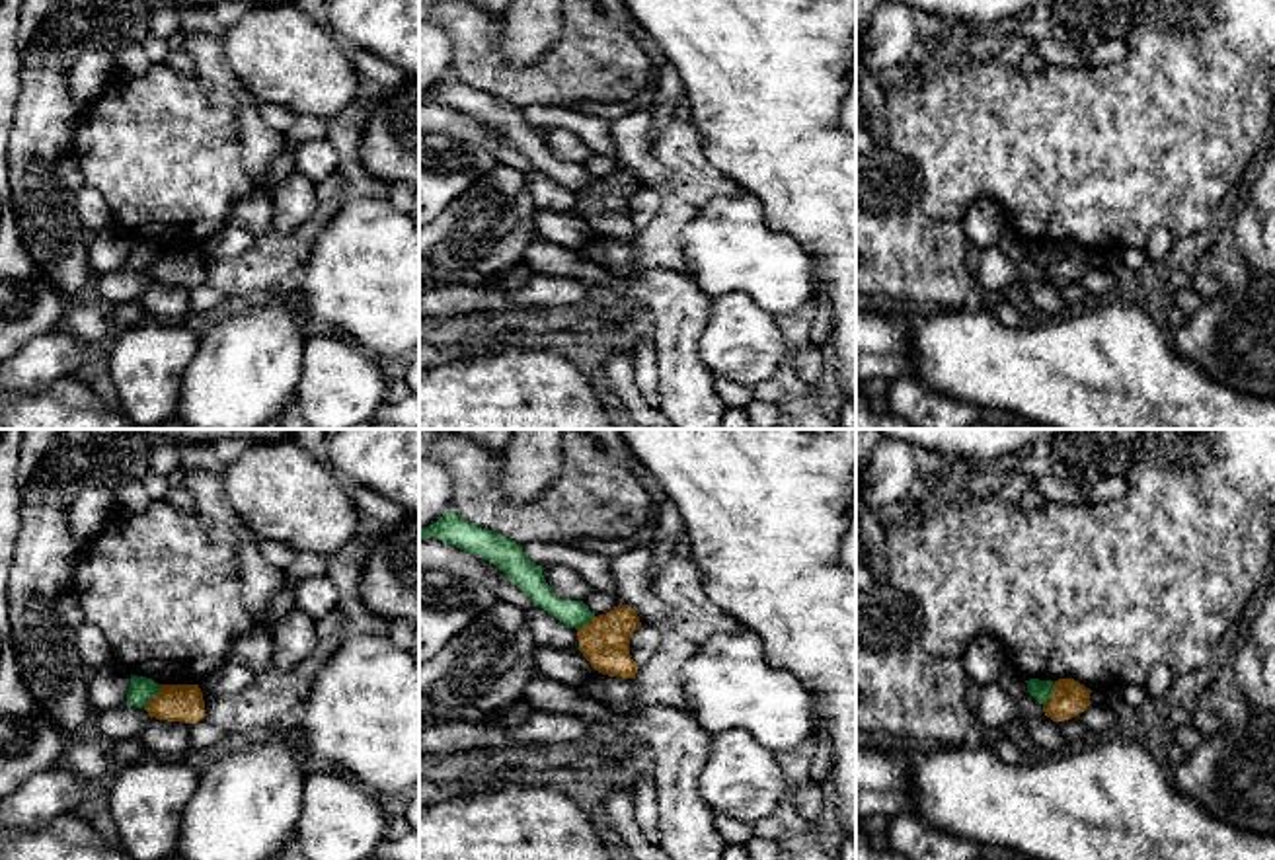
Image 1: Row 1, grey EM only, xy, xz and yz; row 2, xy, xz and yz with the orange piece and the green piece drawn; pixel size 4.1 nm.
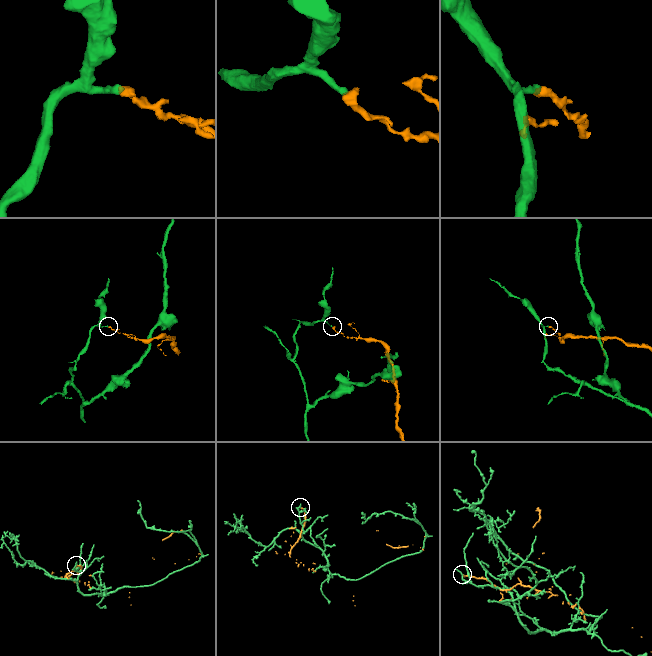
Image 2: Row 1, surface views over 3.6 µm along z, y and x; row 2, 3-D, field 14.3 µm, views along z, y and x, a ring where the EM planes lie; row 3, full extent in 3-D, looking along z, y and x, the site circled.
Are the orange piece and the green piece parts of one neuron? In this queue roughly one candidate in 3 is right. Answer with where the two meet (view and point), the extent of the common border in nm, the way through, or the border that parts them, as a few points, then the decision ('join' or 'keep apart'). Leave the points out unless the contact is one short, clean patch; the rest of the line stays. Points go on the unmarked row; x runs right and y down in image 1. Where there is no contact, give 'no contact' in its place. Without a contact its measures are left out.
contact xy (154, 260); length 120 nm; border xy (160, 248), (160, 254), (145, 272); keep apart

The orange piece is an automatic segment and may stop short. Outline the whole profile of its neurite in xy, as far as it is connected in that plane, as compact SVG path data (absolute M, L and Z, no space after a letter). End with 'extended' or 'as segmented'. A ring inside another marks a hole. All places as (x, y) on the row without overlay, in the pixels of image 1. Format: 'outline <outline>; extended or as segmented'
outline M160 248L144 273L156 283L197 287L205 281L205 263L199 248Z; as segmented

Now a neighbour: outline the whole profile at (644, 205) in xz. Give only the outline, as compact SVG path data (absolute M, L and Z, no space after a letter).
M643 187L630 201L630 218L639 228L647 226L659 211L661 193L653 187Z

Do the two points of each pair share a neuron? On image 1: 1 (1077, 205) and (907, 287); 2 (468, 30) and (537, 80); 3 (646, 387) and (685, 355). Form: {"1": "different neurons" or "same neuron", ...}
{"1": "different neurons", "2": "same neuron", "3": "different neurons"}

